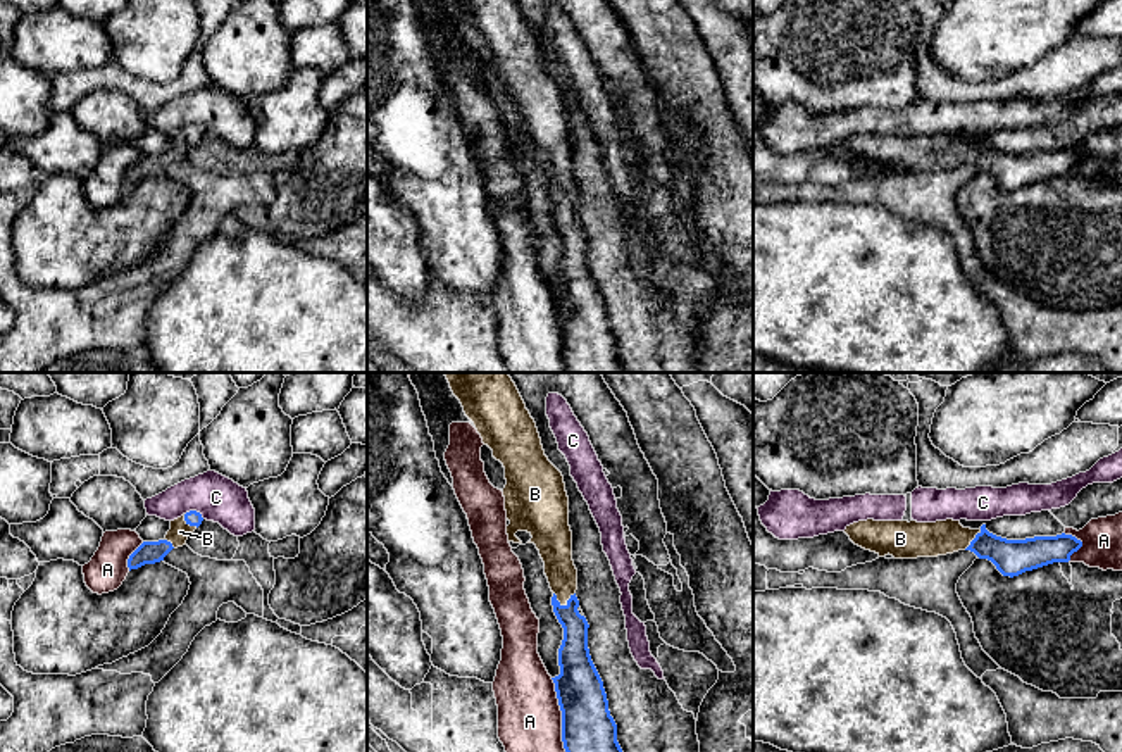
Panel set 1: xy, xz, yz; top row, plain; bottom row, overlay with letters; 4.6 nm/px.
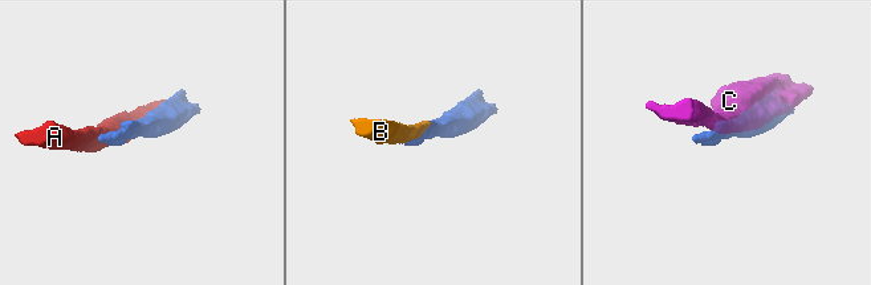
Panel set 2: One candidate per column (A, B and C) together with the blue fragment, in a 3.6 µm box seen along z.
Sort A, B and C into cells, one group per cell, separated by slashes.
A / B / C

